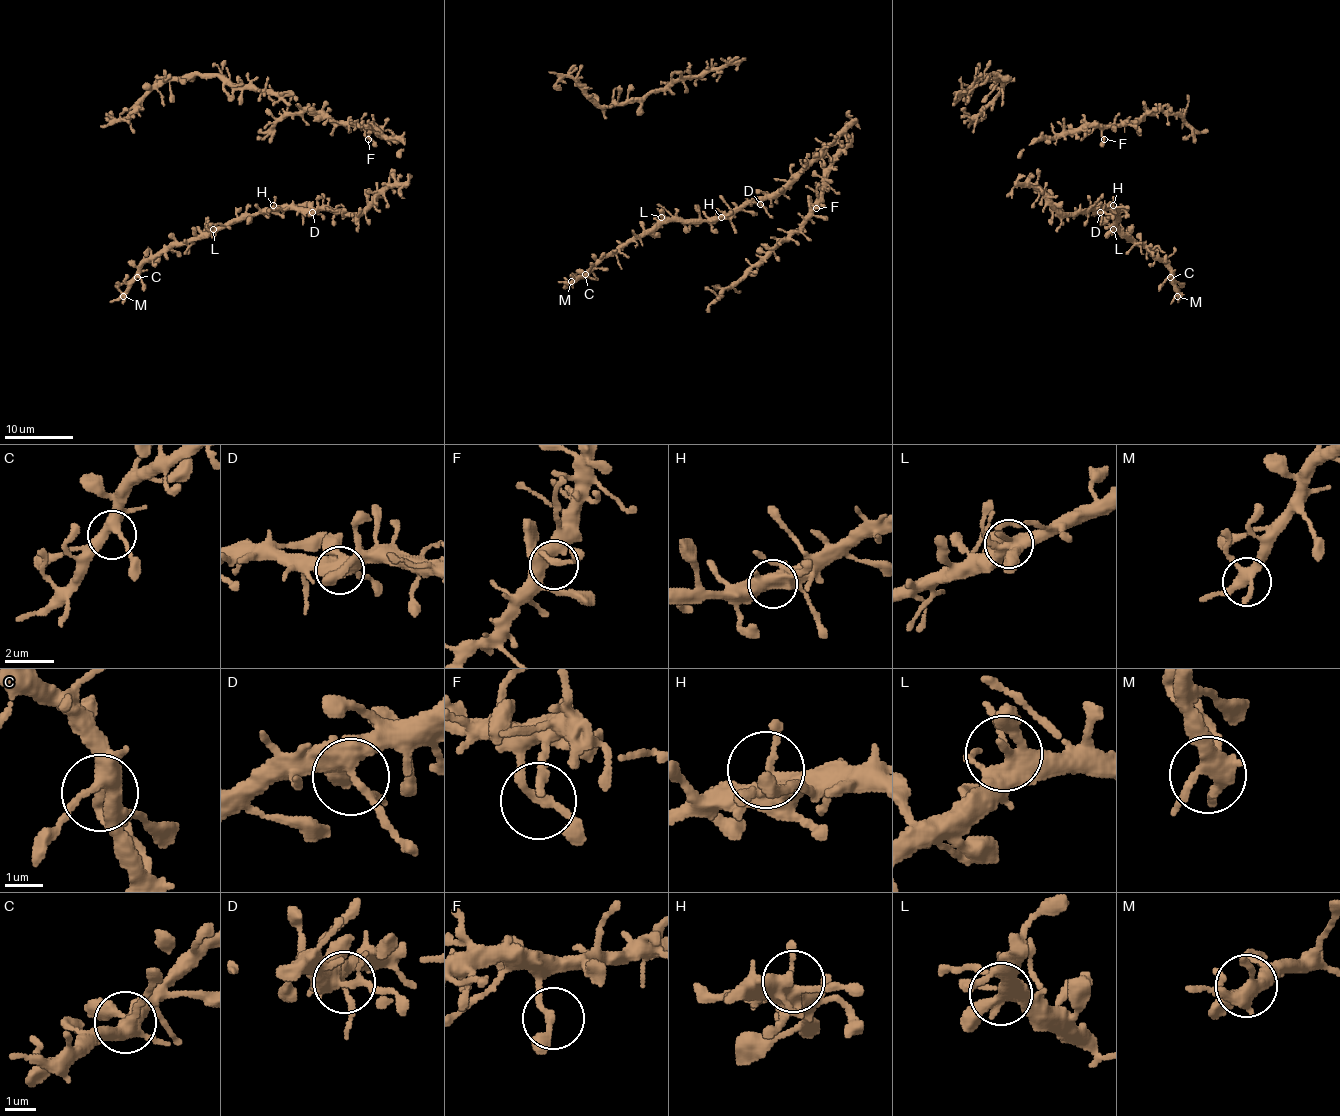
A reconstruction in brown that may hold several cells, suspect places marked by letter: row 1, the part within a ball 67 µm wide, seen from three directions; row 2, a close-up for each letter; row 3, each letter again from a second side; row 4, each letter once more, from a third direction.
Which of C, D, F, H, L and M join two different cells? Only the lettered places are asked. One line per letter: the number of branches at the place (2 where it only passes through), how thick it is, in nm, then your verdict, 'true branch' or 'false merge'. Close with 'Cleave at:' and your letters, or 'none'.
C: 4 | 360 nm | true branch
D: 5 | 420 nm | true branch
F: 2 | 220 nm | true branch
H: 5 | 360 nm | true branch
L: 6 | 440 nm | true branch
M: 4 | 380 nm | true branch
Cleave at: none

